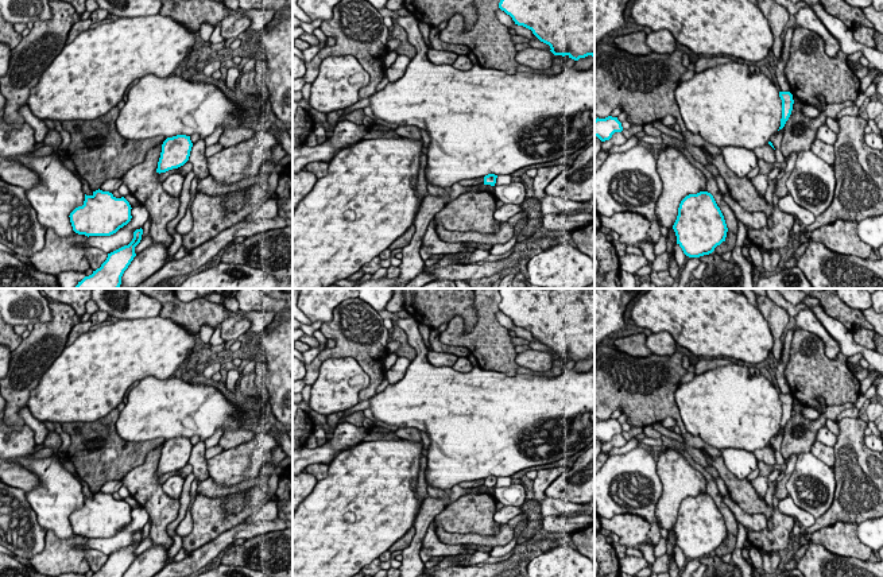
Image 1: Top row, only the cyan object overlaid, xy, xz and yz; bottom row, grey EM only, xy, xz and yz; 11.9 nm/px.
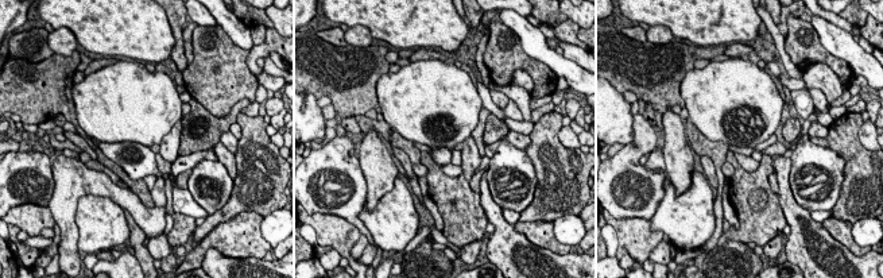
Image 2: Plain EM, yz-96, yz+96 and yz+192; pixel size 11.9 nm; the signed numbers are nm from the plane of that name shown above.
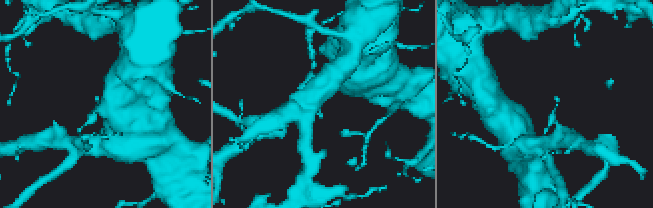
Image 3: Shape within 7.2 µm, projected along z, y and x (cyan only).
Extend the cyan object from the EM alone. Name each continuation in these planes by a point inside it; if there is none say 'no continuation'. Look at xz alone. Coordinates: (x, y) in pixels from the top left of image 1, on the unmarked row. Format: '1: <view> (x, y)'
no continuation

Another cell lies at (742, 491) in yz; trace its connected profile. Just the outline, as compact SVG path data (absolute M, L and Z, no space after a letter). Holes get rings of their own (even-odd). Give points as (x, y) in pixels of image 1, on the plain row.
M705 452L708 465L717 469L720 477L724 480L728 493L733 502L747 514L763 514L767 520L772 520L772 528L768 527L760 531L747 533L747 541L756 549L764 551L786 550L789 543L793 542L791 531L795 526L794 519L782 514L778 507L768 506L764 499L760 499L754 485L745 479L739 480L732 475L724 464L721 456L712 457Z

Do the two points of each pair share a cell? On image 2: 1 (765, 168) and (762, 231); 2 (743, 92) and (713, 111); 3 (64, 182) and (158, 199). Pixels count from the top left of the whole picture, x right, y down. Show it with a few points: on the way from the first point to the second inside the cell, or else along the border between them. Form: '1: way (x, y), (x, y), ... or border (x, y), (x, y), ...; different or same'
1: way (763, 184), (771, 201), (771, 215); same
2: way (736, 92), (732, 92), (720, 104); same
3: border (155, 205), (165, 208); different

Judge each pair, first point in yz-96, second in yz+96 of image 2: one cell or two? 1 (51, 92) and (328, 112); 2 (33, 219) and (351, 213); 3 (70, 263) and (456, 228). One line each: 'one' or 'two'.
1: two
2: two
3: two

